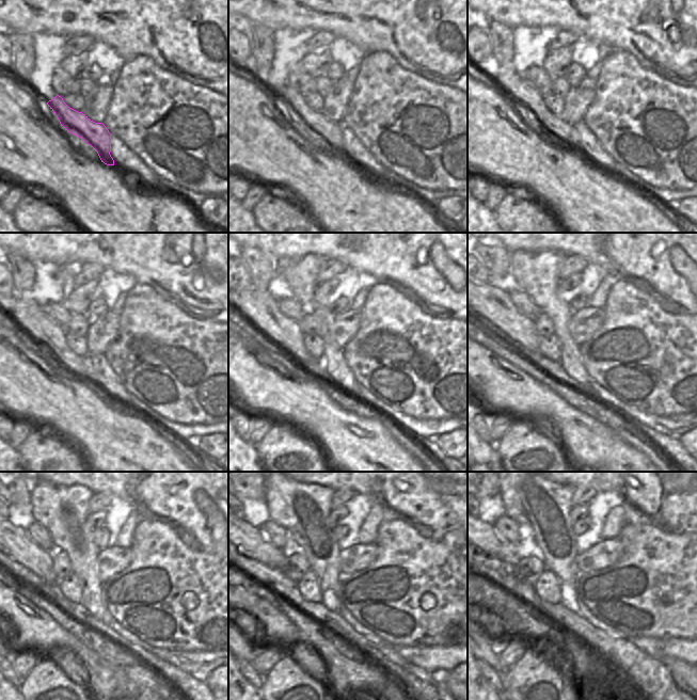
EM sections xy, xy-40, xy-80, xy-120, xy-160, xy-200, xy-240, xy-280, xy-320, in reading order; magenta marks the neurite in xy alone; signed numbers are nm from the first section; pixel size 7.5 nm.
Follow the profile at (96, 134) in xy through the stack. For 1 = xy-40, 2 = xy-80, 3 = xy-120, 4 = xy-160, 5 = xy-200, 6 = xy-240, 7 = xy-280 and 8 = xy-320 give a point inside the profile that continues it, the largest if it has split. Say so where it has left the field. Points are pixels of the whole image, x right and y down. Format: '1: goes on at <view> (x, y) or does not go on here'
1: goes on at xy-40 (330, 132)
2: goes on at xy-80 (520, 90)
3: goes on at xy-120 (25, 312)
4: goes on at xy-160 (256, 304)
5: goes on at xy-200 (489, 303)
6: goes on at xy-240 (13, 541)
7: goes on at xy-280 (250, 541)
8: goes on at xy-320 (489, 542)

